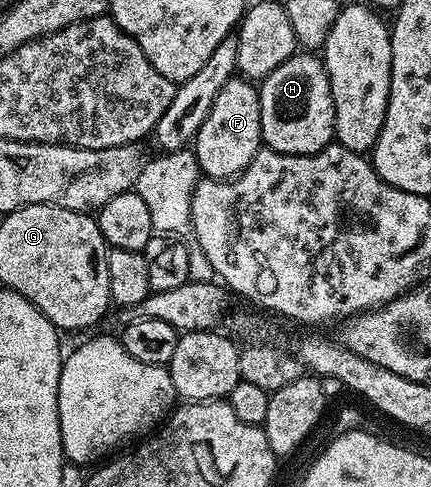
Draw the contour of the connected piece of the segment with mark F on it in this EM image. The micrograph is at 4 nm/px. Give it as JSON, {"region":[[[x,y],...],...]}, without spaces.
{"region":[[[241,76],[232,77],[216,92],[216,100],[192,143],[201,173],[207,178],[236,178],[252,164],[256,152],[263,146],[258,86]]]}

